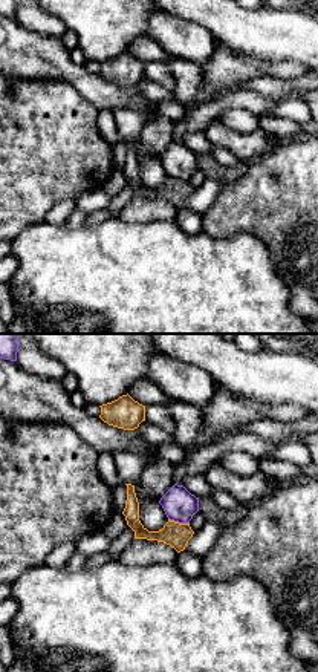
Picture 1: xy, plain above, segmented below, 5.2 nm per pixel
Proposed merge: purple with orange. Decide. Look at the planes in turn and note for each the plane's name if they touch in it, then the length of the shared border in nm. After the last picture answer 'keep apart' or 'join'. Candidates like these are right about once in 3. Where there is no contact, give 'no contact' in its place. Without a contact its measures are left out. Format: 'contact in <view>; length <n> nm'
contact in xy; length 120 nm

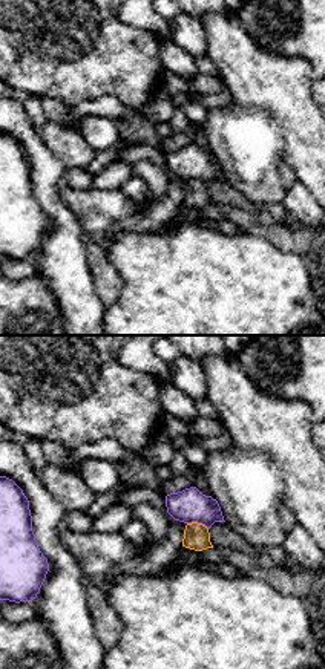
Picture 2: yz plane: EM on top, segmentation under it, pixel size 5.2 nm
contact in yz; length 120 nm

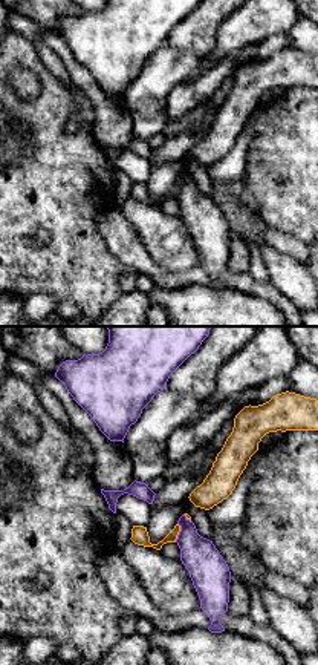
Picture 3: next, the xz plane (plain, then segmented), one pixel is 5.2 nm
contact in xz; length 110 nm

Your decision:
keep apart

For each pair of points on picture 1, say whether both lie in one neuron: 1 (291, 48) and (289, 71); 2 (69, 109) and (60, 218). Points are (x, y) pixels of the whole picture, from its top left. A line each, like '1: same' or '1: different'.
1: different
2: different

